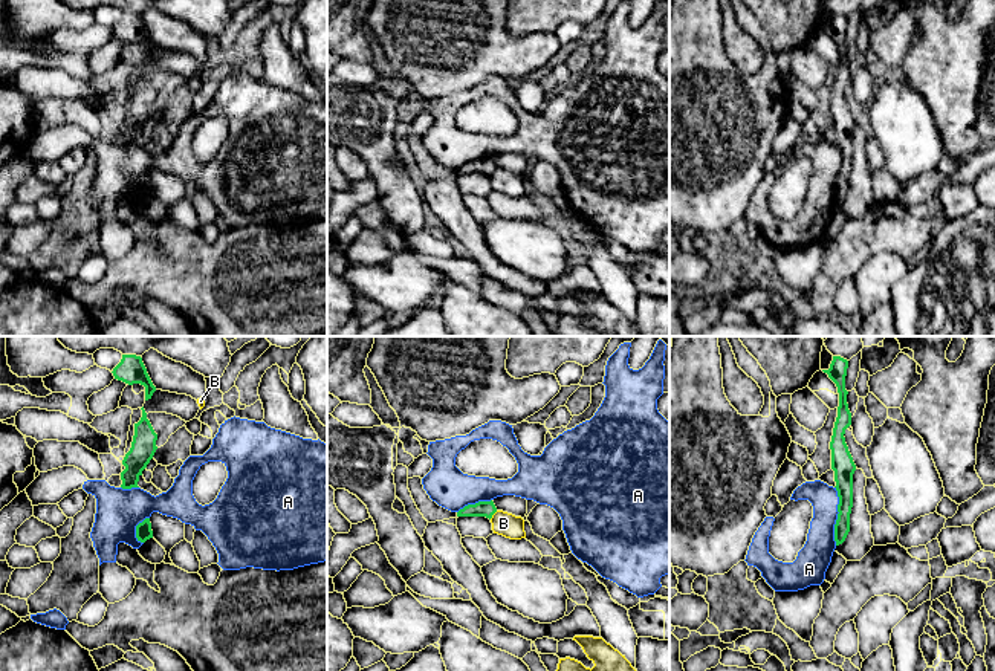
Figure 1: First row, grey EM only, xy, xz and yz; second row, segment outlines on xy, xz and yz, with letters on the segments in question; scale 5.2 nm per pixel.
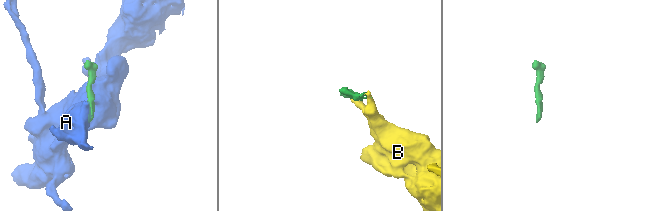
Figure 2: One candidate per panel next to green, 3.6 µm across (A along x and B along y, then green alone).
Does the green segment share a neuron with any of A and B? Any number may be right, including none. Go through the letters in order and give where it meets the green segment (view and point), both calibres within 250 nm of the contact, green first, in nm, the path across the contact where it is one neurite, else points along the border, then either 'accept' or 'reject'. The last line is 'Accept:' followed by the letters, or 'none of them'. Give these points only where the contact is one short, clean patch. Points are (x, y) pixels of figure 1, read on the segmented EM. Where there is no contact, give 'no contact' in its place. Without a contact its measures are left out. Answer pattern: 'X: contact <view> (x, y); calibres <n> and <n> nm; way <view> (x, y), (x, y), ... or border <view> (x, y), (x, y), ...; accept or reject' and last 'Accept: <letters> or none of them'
A: contact yz (838, 515); calibres 110 and 170 nm; border yz (835, 486), (838, 497), (836, 544); reject
B: contact xz (492, 514); calibres 80 and 120 nm; border xz (497, 511), (489, 518); reject
Accept: none of them

